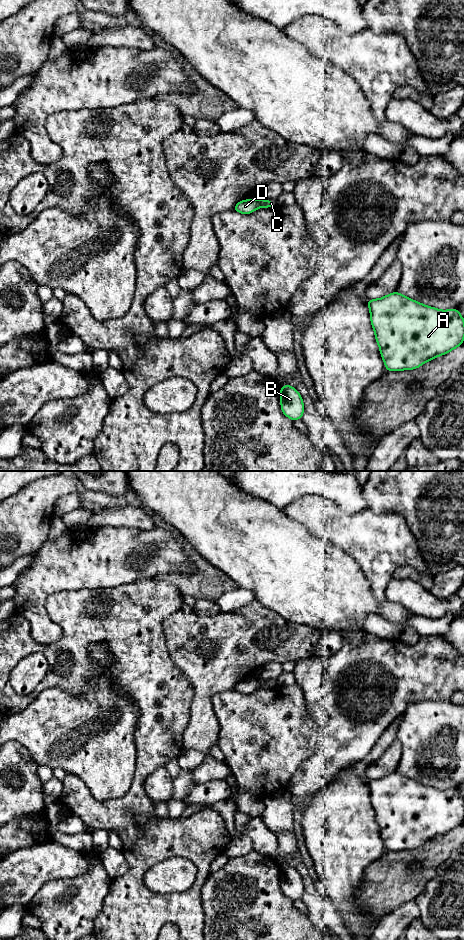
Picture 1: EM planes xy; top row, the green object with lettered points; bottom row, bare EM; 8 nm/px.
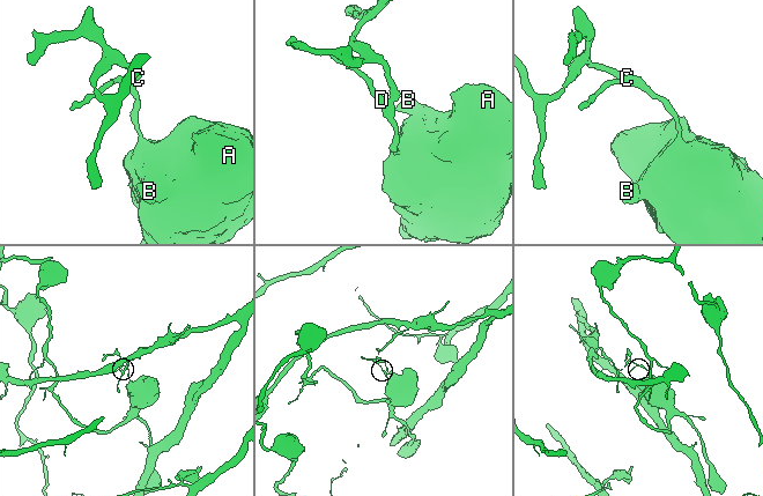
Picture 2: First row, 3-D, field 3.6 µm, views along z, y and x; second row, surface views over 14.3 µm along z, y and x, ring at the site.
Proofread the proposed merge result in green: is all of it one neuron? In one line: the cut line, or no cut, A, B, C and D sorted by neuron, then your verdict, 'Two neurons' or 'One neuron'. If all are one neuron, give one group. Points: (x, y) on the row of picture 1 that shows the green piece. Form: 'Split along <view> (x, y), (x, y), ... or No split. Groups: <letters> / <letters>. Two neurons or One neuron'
Split along xy (261, 200), (262, 206). Groups: A B D / C. Two neurons

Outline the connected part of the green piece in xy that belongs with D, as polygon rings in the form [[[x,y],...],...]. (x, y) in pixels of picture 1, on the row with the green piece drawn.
[[[260,198],[256,200],[245,199],[238,202],[234,206],[233,210],[241,214],[250,214],[255,210],[259,209],[260,207],[262,207],[262,200]]]

